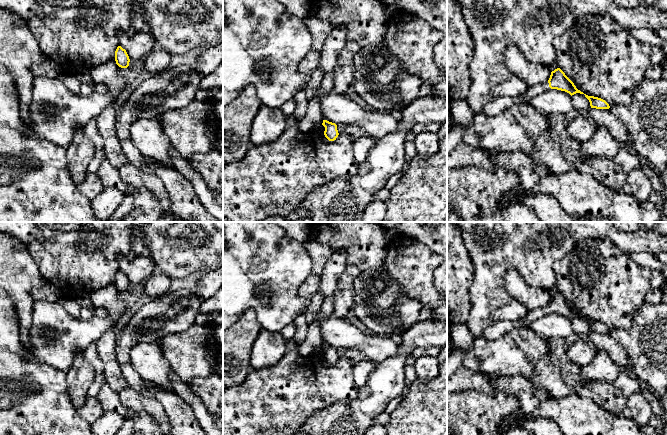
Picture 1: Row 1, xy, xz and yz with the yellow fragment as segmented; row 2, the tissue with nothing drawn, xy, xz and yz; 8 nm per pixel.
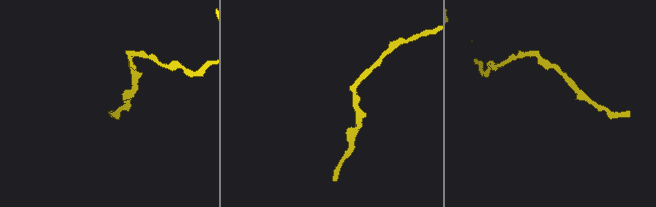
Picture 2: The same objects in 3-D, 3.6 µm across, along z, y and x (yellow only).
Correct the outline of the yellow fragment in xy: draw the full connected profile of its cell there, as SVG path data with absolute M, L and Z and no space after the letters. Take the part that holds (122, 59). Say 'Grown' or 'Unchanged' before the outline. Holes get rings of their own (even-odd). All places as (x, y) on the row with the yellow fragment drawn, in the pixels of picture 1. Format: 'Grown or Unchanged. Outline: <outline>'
Unchanged. Outline: M118 46L115 51L115 61L116 64L121 68L127 68L129 66L129 56L125 49L123 49L121 46Z

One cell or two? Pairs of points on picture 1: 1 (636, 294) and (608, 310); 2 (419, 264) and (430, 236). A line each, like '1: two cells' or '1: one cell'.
1: one cell
2: two cells

